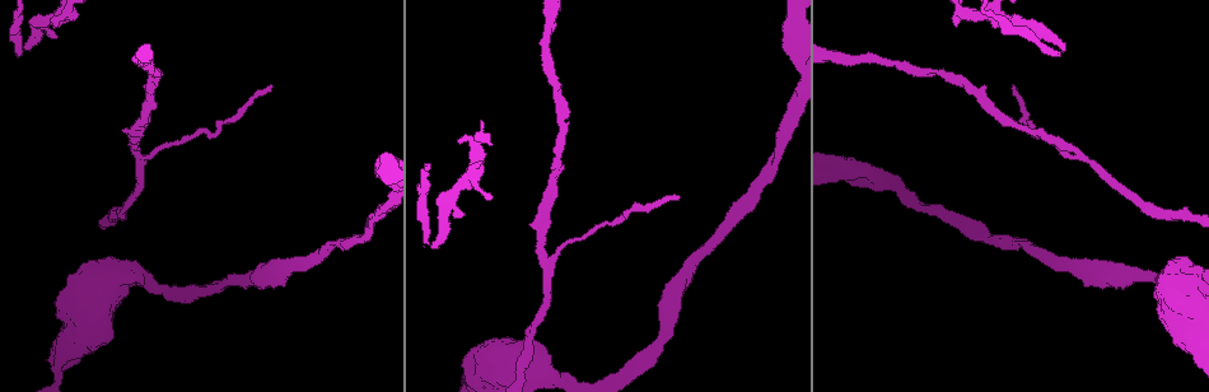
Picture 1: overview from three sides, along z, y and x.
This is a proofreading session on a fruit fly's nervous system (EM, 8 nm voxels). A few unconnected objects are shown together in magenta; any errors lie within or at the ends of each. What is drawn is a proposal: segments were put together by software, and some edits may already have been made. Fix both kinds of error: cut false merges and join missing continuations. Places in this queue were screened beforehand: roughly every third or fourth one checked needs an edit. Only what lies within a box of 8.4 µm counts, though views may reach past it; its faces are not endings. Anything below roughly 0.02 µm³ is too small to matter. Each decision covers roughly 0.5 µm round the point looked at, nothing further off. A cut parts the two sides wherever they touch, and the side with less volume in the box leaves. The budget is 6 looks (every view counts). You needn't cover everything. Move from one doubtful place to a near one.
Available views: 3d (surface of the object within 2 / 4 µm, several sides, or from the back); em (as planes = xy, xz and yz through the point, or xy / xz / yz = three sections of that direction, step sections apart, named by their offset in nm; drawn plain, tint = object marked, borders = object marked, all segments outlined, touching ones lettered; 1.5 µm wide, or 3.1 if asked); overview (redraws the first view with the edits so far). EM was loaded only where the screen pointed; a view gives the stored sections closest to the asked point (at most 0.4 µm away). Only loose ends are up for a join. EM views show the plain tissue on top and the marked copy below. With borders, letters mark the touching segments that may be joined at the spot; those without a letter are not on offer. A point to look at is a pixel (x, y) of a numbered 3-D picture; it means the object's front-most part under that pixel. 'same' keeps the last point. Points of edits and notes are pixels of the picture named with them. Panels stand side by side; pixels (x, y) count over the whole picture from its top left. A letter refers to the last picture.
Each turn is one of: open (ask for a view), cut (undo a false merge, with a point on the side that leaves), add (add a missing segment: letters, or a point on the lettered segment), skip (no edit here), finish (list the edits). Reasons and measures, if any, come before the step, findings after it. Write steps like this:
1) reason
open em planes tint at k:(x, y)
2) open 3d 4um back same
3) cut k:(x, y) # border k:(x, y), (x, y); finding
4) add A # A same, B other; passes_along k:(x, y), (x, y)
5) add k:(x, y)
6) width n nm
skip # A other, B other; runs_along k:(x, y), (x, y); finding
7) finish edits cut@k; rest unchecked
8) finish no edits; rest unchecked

thin neck
open em yz step 8 tint at 1:(155, 72)

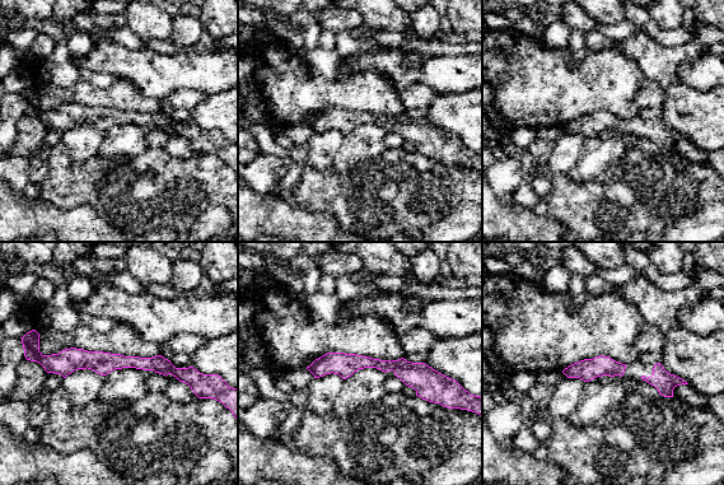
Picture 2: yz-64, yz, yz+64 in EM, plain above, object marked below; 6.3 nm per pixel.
another direction
open em planes tint same

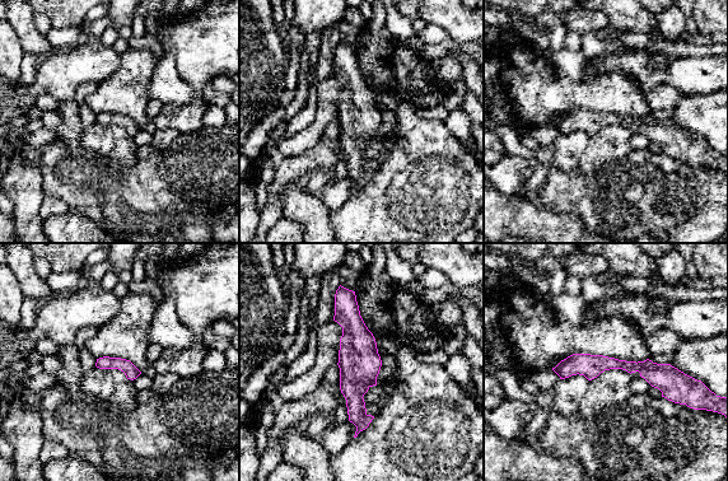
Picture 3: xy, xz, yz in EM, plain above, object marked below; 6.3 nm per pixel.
open em planes borders same

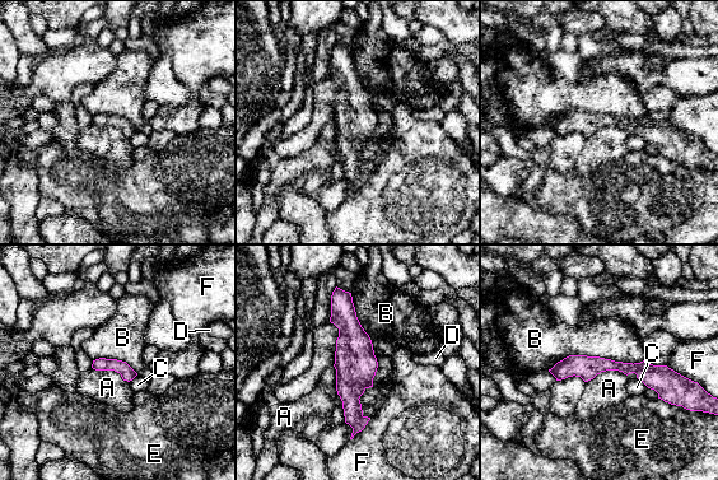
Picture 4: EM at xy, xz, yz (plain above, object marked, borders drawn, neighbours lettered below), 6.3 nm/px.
width 90 nm
skip # A other, B other, C other, D other, E other, F other; border 4:(626, 374), (601, 371), (586, 382); all the same neuron

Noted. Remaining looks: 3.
an open end
open em xy step 8 tint at 1:(432, 245)

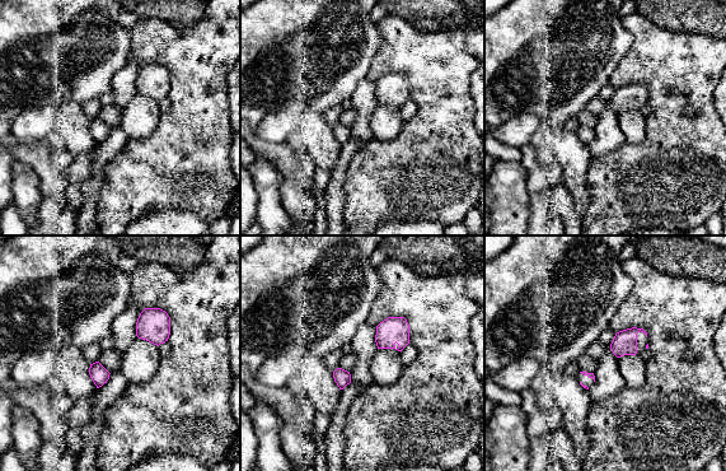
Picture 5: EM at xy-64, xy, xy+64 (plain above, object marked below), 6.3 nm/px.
open em xz step 4 borders same

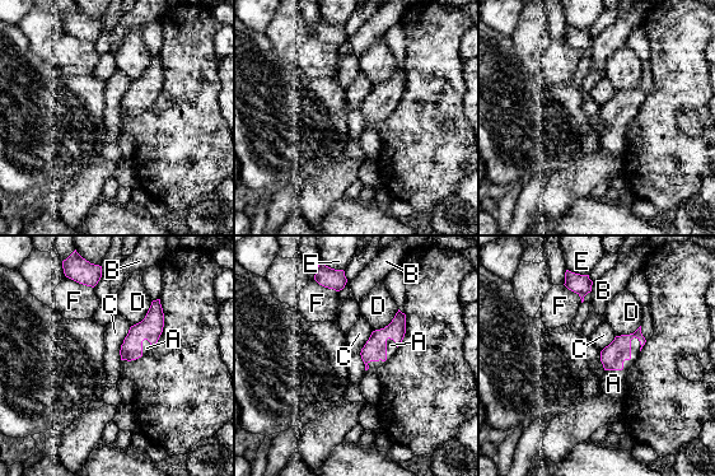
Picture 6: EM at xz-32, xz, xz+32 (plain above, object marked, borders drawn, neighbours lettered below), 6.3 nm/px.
add A # A same, B other, C other, D other, E other, F other; passes_along 6:(612, 356), (627, 359), (613, 383); the neuron continues

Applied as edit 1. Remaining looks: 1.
finish edits add@6; rest unchecked

